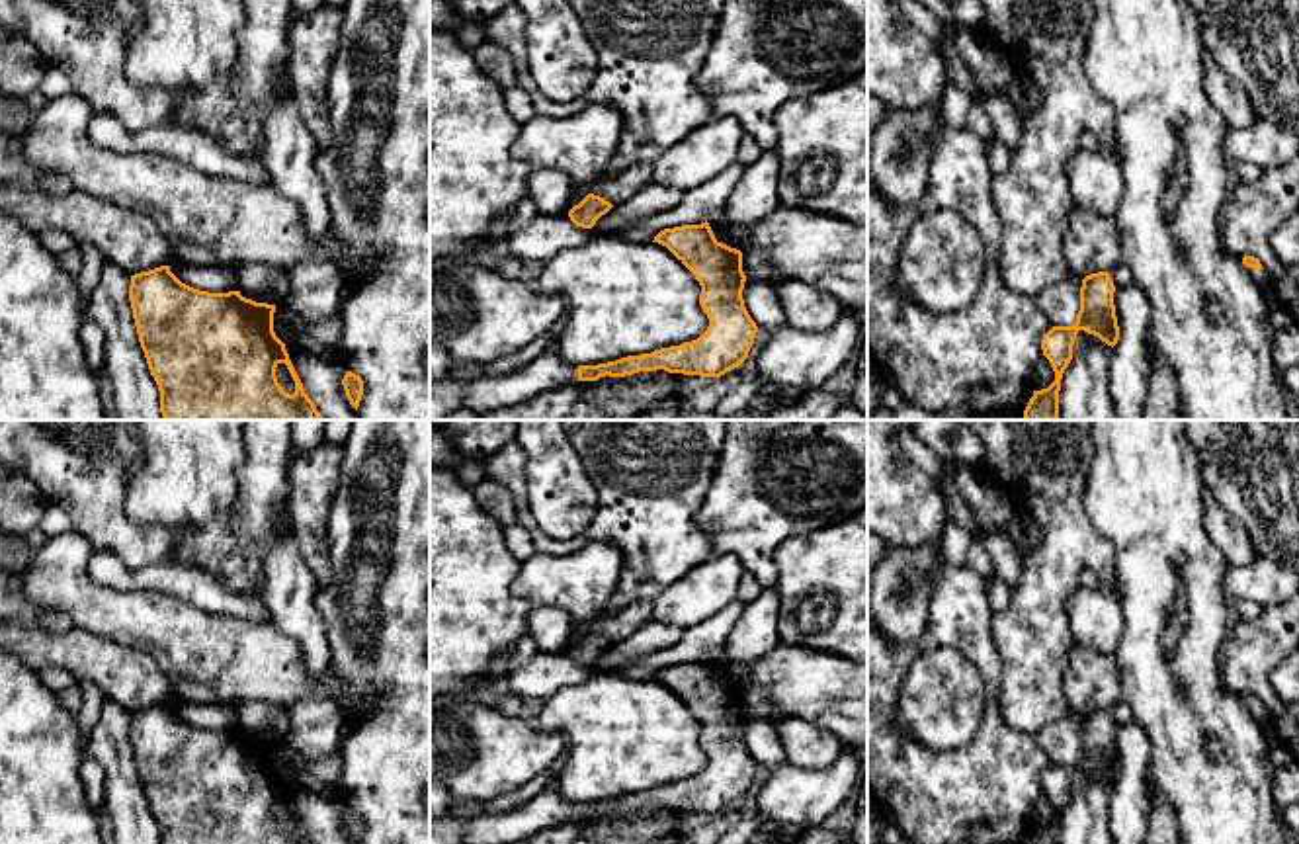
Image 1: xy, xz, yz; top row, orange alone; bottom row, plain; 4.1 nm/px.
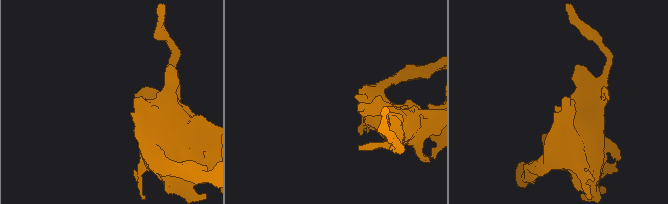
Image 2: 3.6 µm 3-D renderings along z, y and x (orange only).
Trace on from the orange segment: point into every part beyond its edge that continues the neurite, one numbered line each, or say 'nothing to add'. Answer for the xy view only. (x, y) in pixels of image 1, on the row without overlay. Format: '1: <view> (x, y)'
nothing to add

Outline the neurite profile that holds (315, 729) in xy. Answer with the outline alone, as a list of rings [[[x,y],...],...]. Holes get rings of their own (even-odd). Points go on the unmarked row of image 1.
[[[305,697],[287,707],[285,740],[307,760],[318,760],[342,746],[342,709],[328,697]]]

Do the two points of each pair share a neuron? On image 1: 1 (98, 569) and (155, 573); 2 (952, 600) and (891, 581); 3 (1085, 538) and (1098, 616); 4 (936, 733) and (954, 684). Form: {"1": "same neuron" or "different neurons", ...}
{"1": "same neuron", "2": "different neurons", "3": "different neurons", "4": "same neuron"}

